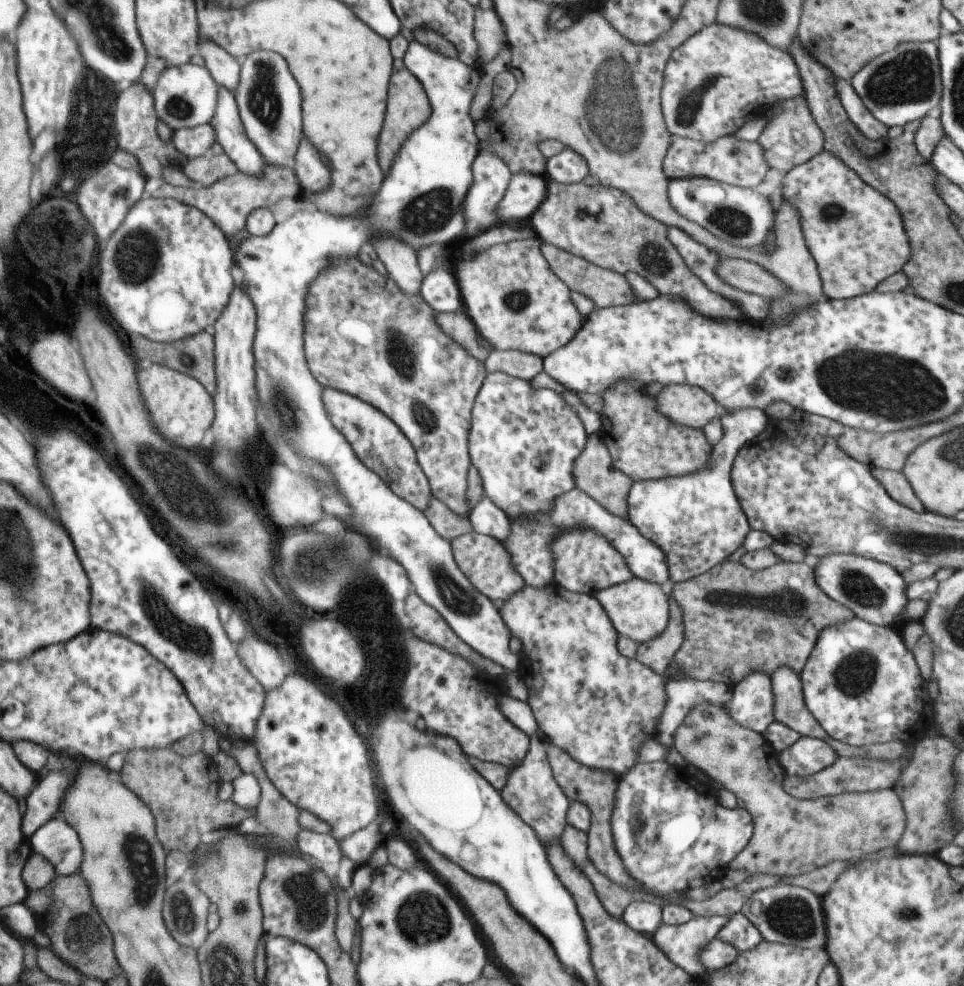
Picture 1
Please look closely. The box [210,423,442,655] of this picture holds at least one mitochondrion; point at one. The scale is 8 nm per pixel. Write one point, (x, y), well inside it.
(312, 565)

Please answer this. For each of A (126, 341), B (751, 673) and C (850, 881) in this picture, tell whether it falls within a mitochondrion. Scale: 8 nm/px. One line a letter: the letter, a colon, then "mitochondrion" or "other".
A: other
B: other
C: other

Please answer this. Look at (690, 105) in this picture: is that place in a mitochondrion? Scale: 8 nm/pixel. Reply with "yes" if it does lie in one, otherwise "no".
yes

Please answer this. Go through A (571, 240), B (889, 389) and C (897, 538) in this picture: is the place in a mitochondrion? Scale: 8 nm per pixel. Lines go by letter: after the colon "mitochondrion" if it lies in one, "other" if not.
A: other
B: mitochondrion
C: mitochondrion

